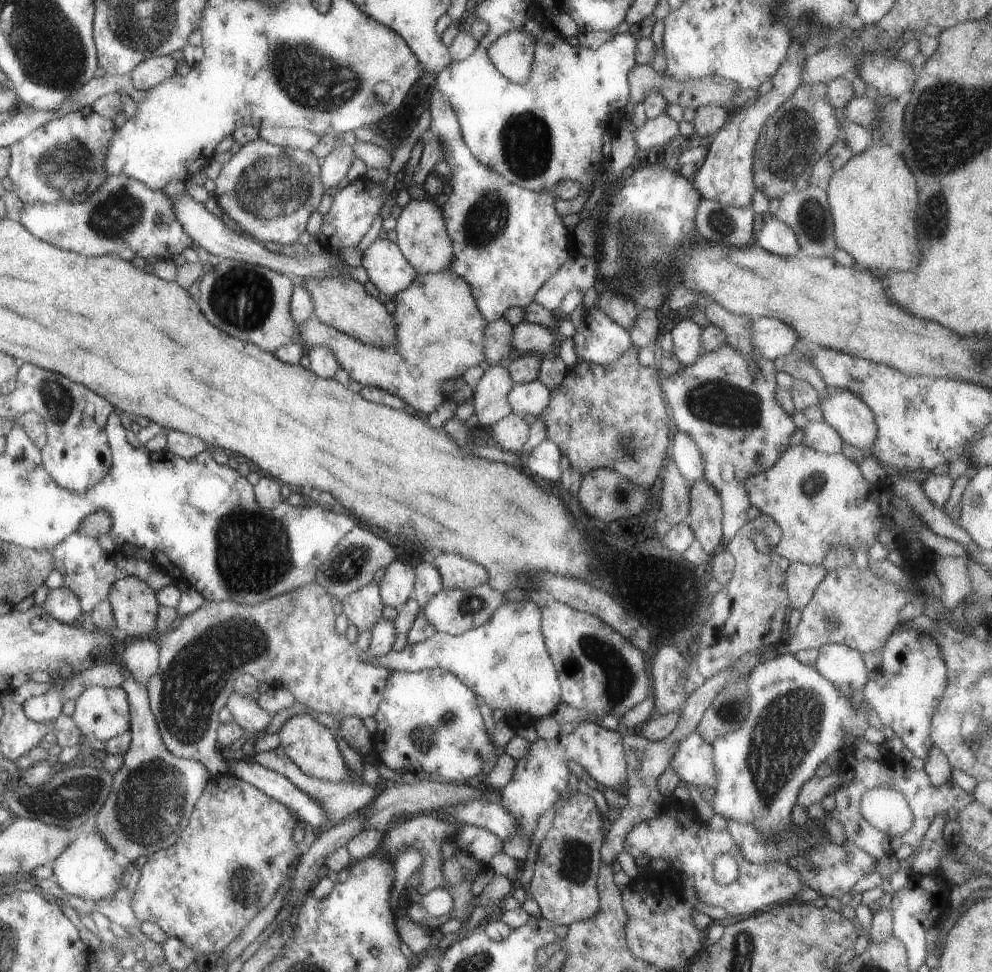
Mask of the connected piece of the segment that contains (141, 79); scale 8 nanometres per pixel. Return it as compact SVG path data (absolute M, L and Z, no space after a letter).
M170 56L143 60L130 72L132 87L146 91L162 80L175 75L175 66L177 66L177 61Z

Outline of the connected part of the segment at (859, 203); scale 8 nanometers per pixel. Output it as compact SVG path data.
M871 145L859 154L852 155L837 171L833 172L827 184L826 199L832 218L832 237L837 249L845 250L853 259L854 266L879 272L889 270L911 270L919 264L921 252L917 246L915 216L917 216L917 188L915 178L893 148Z

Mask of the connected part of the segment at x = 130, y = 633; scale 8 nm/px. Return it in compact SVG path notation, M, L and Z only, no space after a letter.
M133 575L117 577L106 596L115 630L123 638L143 638L154 635L159 606L154 593L145 582Z

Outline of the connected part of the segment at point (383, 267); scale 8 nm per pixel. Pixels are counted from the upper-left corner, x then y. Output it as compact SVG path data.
M376 238L371 242L362 252L360 261L368 280L379 293L387 296L400 293L416 275L397 245L386 238Z

